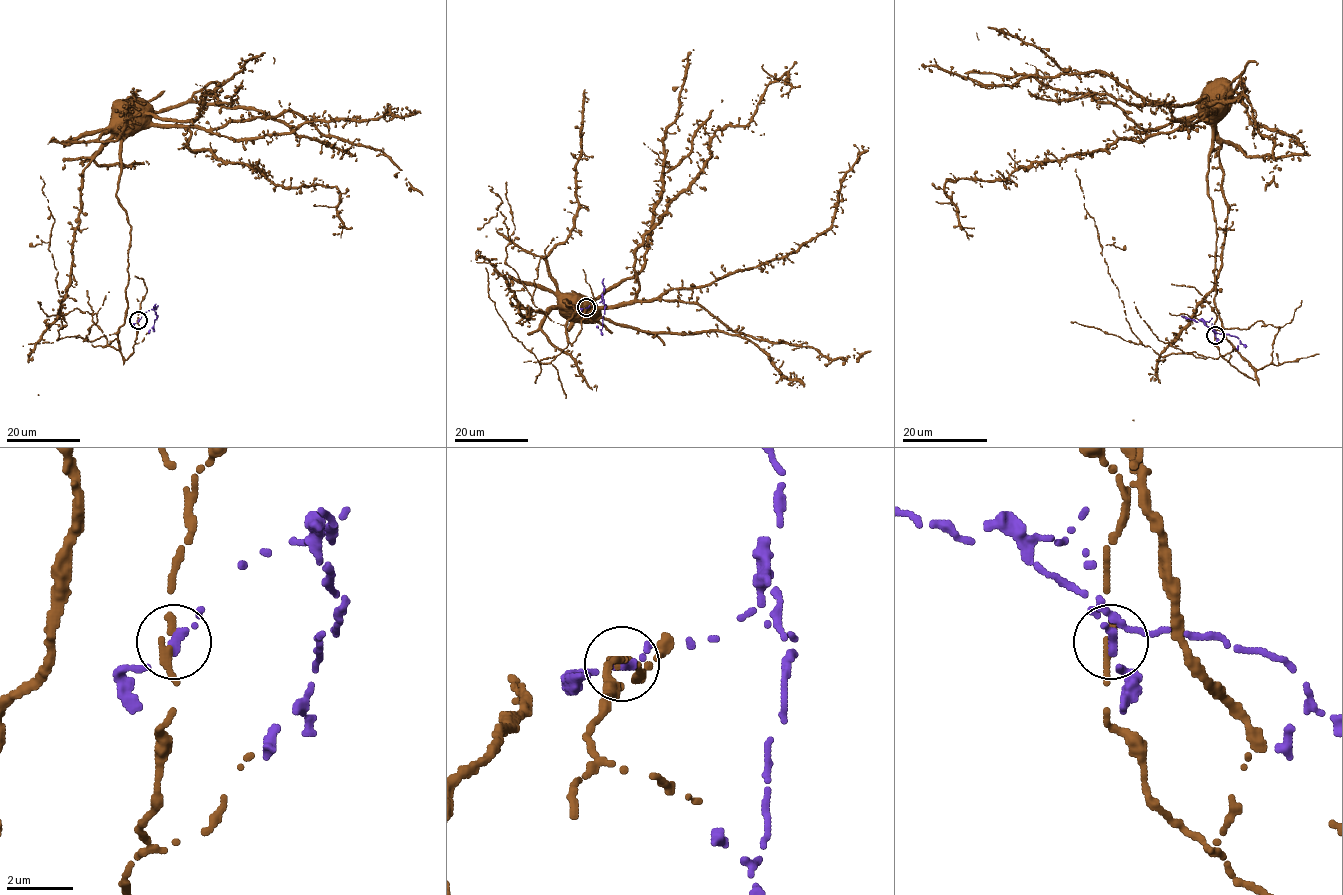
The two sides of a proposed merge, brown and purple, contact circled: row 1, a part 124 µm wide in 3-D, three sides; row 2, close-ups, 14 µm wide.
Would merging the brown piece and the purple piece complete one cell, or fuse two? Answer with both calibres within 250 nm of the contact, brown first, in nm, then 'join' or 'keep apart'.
calibres 260 and 240 nm; keep apart

